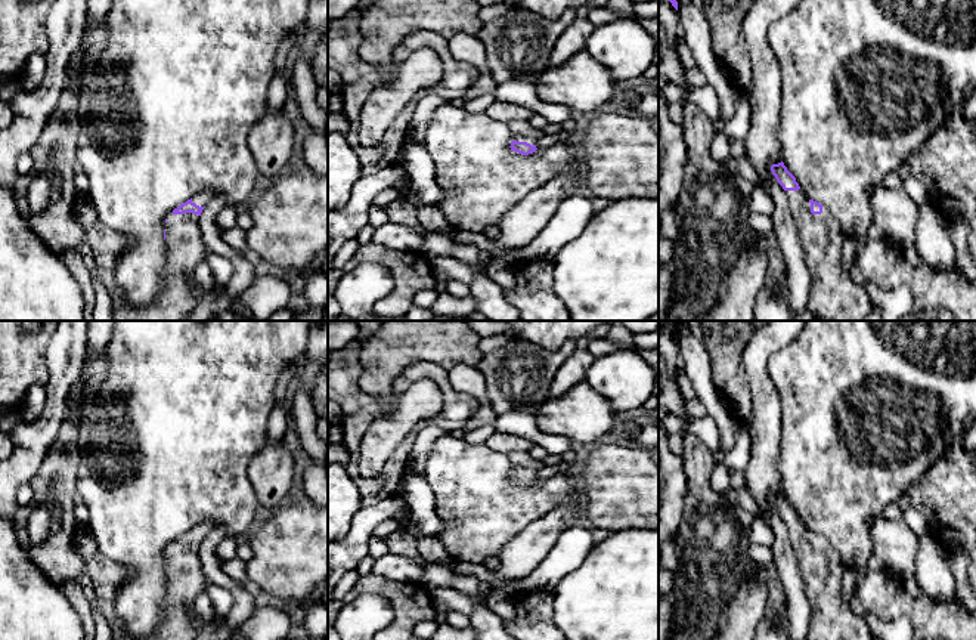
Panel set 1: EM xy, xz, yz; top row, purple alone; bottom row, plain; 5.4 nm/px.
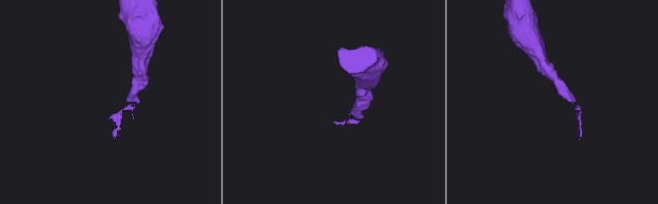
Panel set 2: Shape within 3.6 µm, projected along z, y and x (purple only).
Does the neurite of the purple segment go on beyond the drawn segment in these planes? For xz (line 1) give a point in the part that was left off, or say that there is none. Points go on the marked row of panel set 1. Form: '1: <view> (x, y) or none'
1: xz (521, 130)

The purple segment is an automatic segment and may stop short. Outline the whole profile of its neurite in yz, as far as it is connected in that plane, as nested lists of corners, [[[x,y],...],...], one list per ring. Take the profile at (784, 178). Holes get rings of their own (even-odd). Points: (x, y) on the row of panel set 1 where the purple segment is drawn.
[[[783,161],[772,164],[771,171],[787,194],[812,273],[806,310],[817,321],[864,321],[873,306],[864,287],[855,284],[843,269],[843,244],[848,235],[827,207],[803,195]]]

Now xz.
[[[529,120],[511,121],[508,124],[512,136],[511,149],[529,155],[537,148],[537,142],[545,136],[540,129],[533,127]]]

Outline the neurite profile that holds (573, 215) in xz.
[[[570,195],[555,210],[548,225],[523,248],[517,265],[554,262],[558,251],[576,239],[595,216],[592,202],[582,195]]]

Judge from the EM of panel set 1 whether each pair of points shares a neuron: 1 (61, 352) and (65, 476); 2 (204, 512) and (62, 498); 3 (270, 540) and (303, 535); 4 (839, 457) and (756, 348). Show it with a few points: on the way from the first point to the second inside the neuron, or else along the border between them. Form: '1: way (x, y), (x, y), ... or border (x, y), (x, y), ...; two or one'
1: border (47, 457), (30, 479); two
2: border (77, 472), (74, 487); two
3: way (278, 540), (296, 540); one
4: border (793, 339), (771, 358), (768, 367), (778, 398); two

